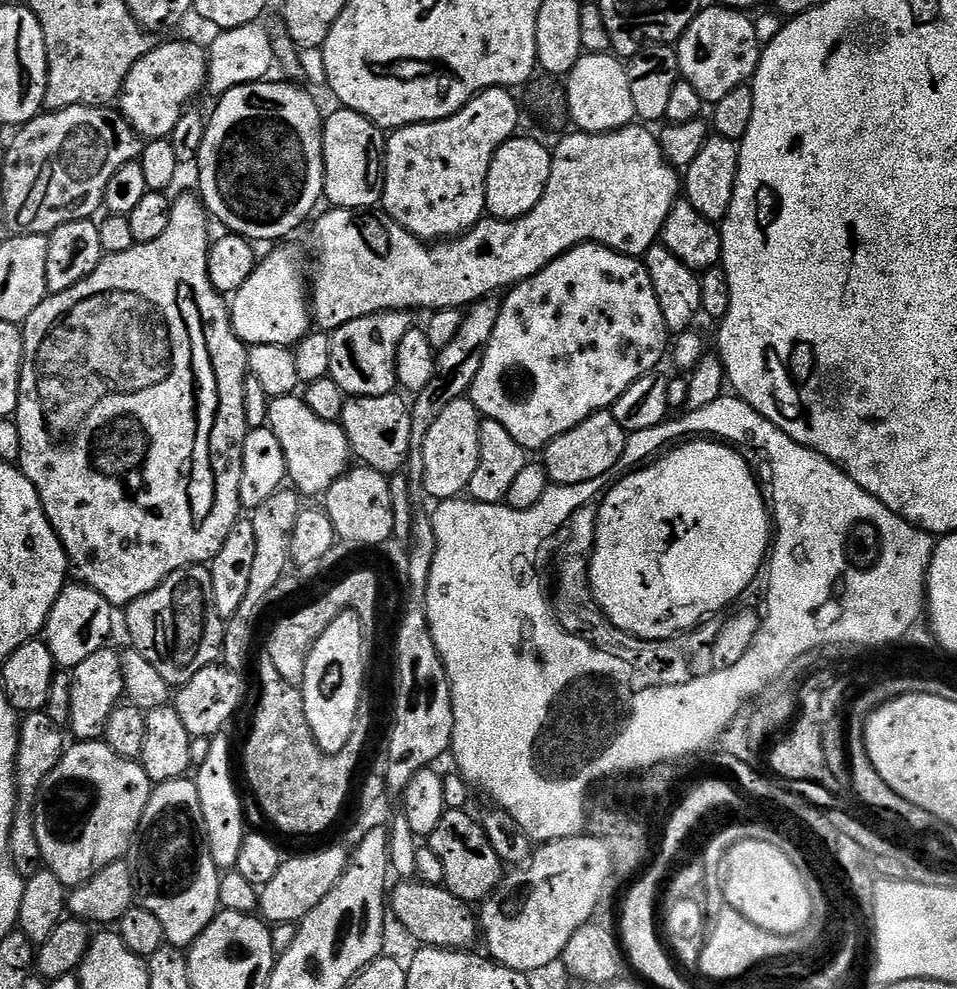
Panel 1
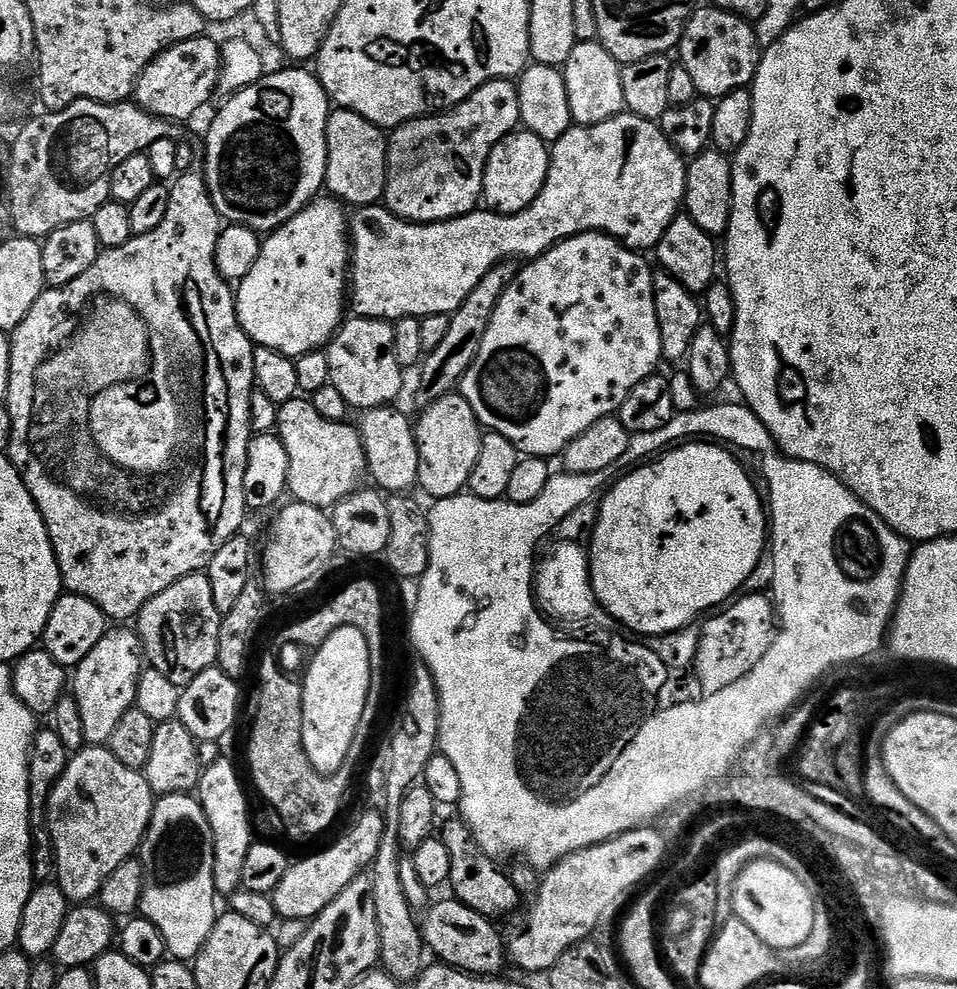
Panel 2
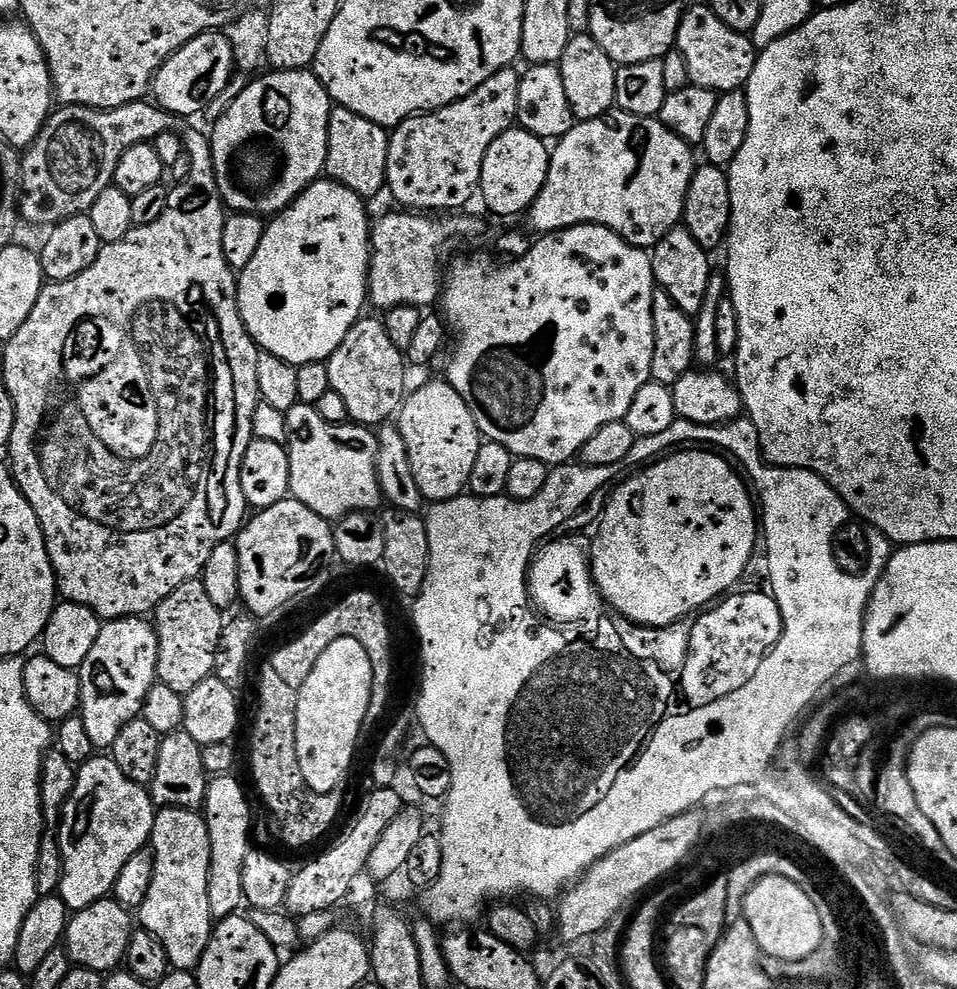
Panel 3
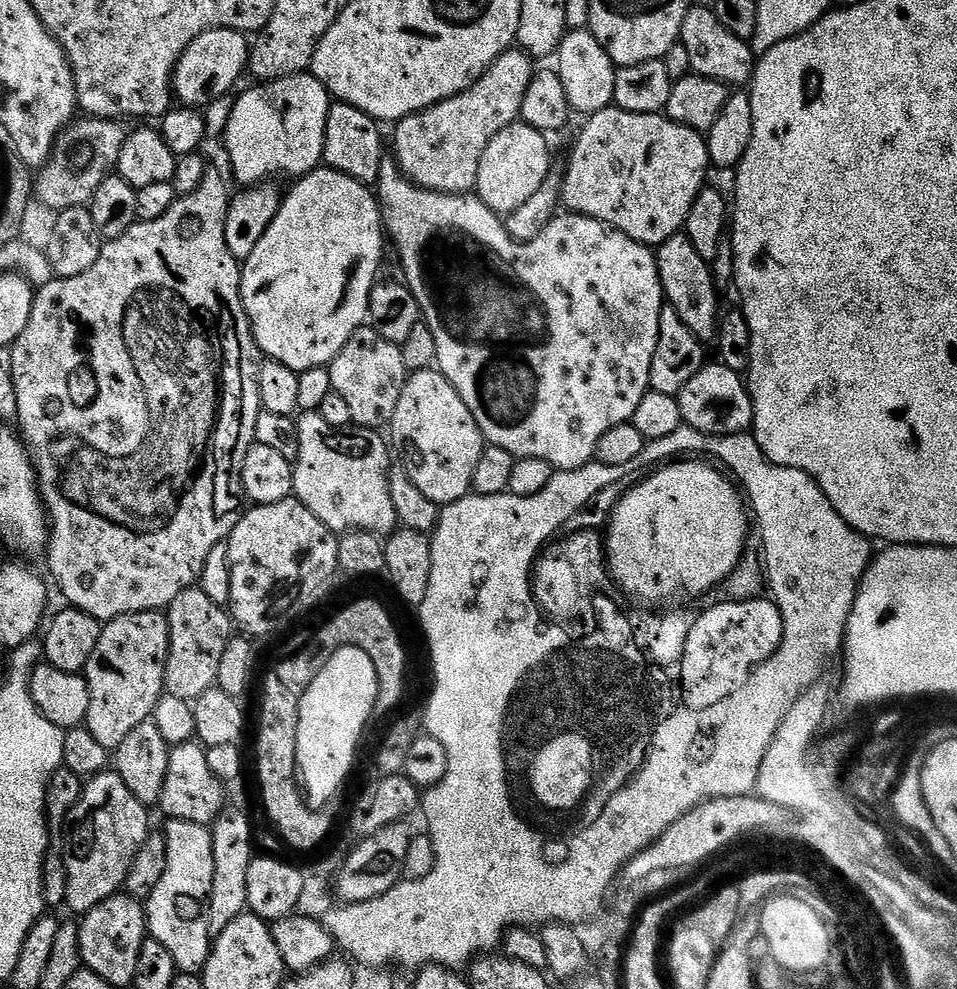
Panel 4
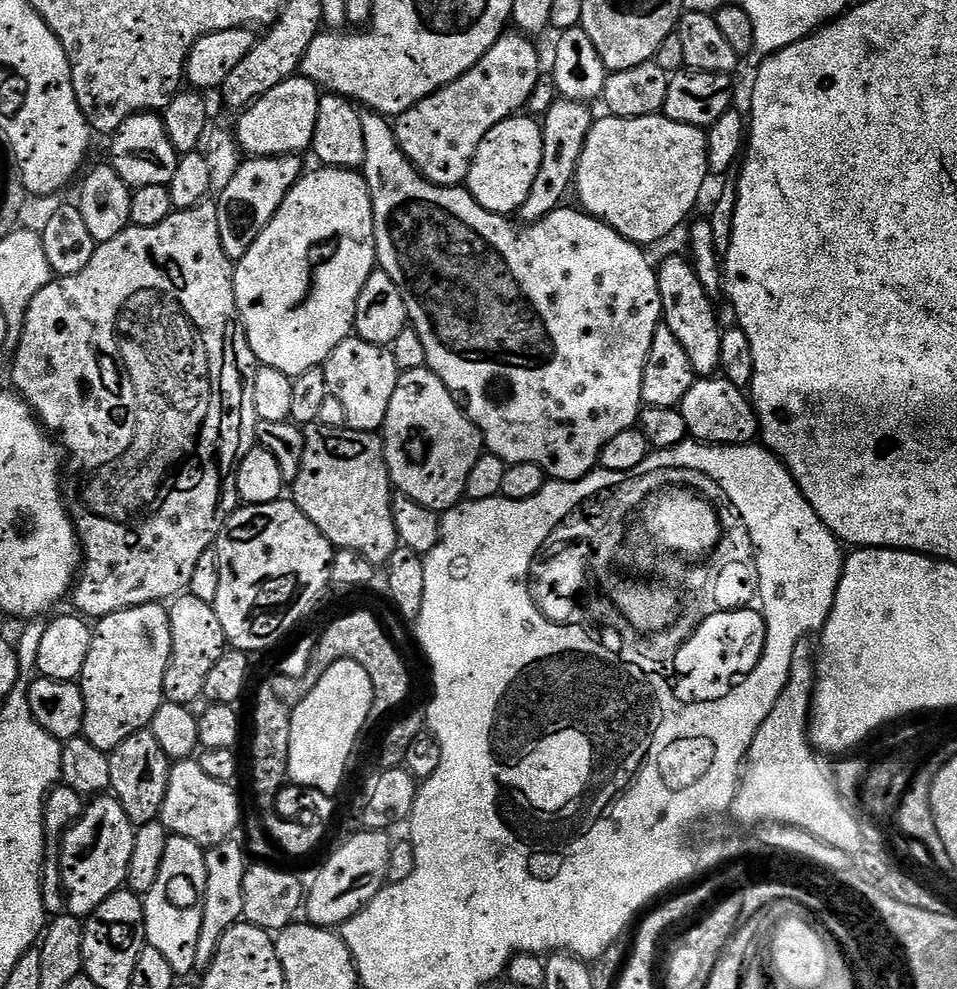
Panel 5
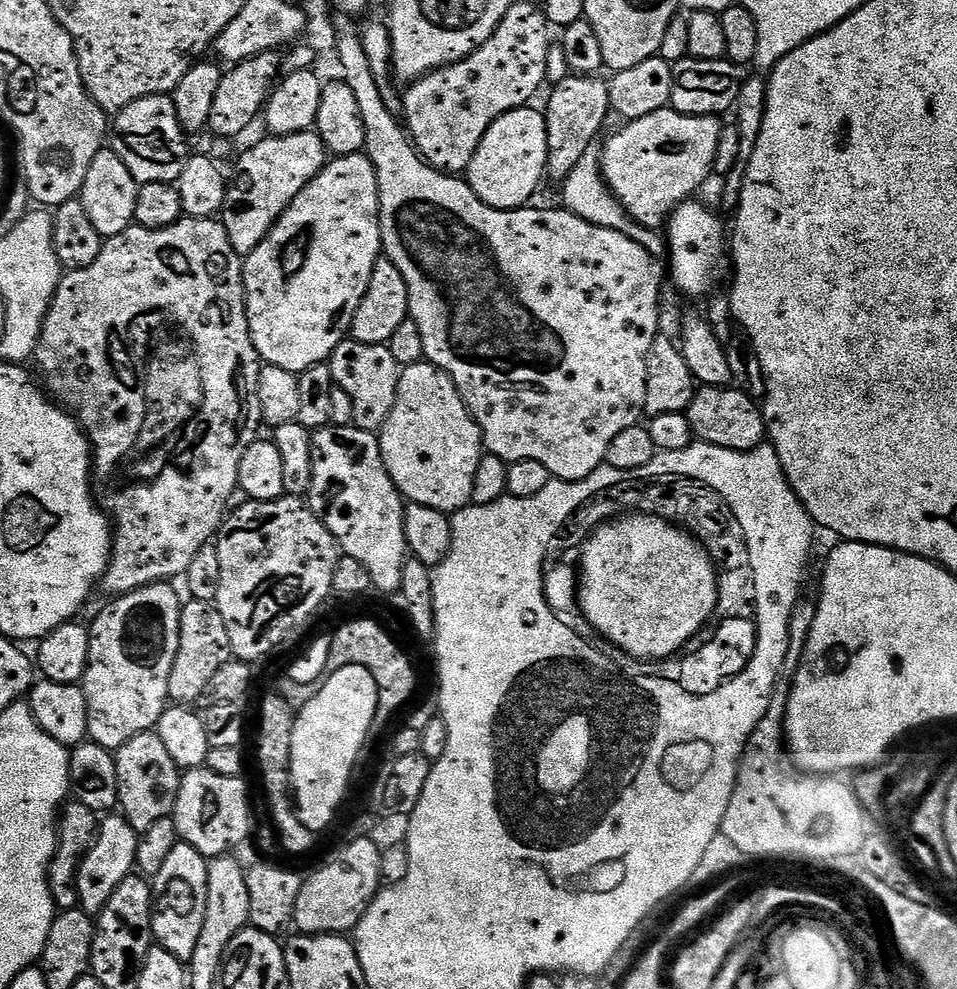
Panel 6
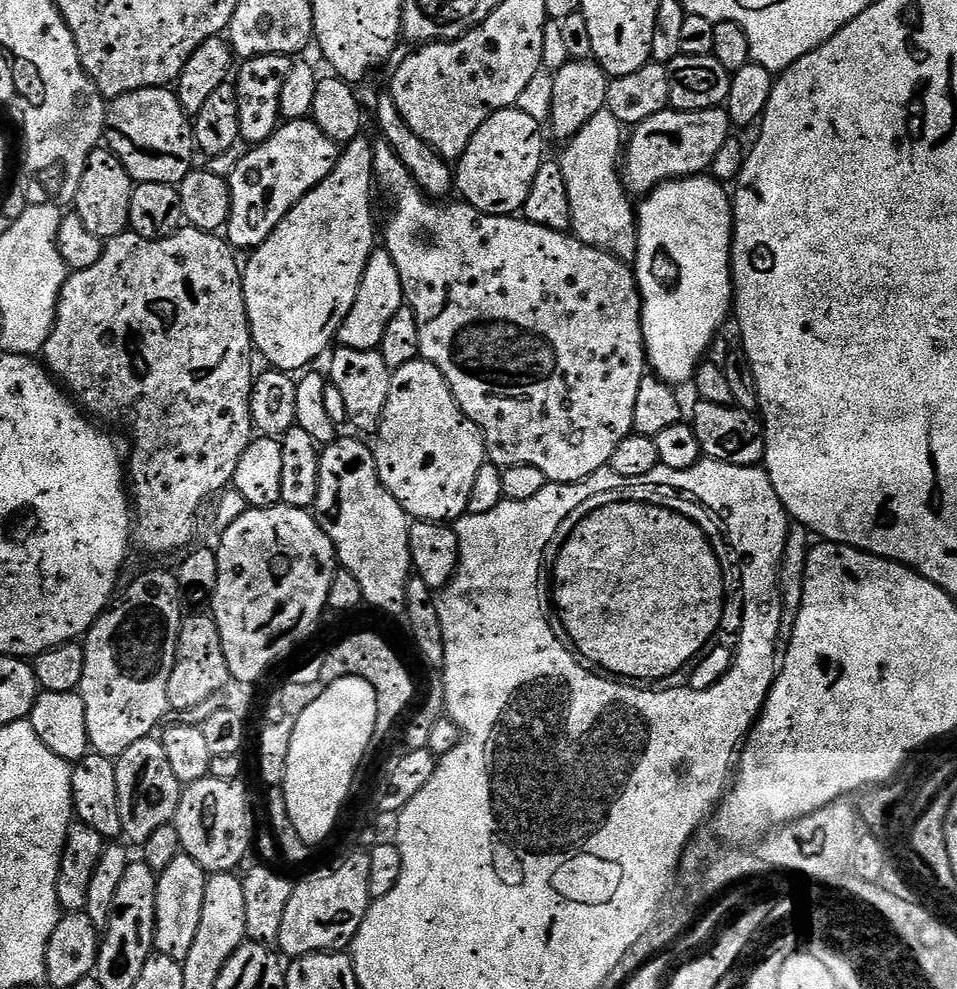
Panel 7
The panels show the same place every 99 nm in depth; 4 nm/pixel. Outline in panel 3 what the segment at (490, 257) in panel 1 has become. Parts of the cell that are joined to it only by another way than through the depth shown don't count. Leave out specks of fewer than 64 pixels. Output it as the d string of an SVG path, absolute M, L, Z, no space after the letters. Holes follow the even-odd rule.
M613 110L607 112L605 116L599 116L593 120L581 120L576 122L565 136L555 141L548 158L548 173L546 182L538 194L538 198L532 203L530 217L532 224L537 228L537 233L547 234L550 232L560 232L564 228L573 228L579 224L601 224L604 228L609 228L614 234L618 234L628 244L633 244L636 248L651 250L656 247L658 241L666 238L670 230L677 227L684 218L684 203L686 202L686 190L690 190L690 178L696 172L698 160L692 157L693 145L687 144L678 134L674 134L655 115L638 116L634 112L621 112ZM395 210L388 212L380 221L373 223L370 228L372 242L372 258L368 262L368 300L379 310L387 310L399 304L412 304L416 308L427 309L427 304L437 303L442 292L442 264L440 268L440 255L444 247L451 240L472 240L484 232L484 224L472 216L452 214L449 220L433 218L428 214L413 214L408 210Z

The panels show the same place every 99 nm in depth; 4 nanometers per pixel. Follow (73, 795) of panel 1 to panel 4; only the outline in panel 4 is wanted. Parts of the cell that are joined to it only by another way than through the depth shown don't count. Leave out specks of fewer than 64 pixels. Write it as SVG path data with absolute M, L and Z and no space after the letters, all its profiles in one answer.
M115 770L102 771L85 783L62 836L67 911L83 914L123 889L130 862L134 862L134 854L138 854L150 831L148 812Z

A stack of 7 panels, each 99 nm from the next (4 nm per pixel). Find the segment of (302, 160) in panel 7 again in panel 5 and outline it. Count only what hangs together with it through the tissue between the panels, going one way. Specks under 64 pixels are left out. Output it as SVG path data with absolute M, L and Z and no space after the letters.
M257 156L248 158L240 165L230 186L219 193L220 237L229 260L239 262L254 246L258 234L266 230L266 226L274 218L274 214L282 206L286 194L300 181L302 167L301 157L290 156Z

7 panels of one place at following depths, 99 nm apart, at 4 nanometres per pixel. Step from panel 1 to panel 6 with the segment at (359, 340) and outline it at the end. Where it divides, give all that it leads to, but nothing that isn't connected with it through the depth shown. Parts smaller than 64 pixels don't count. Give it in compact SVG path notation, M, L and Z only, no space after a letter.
M345 338L332 351L330 367L333 385L346 390L346 398L350 398L352 424L367 432L379 433L394 406L402 371L387 344L367 344Z

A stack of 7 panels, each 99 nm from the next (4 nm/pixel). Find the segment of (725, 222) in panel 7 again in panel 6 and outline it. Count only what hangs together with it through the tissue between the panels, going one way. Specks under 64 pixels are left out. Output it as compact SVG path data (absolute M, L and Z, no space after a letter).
M697 202L679 204L666 221L668 228L668 252L672 255L672 280L680 292L688 296L700 296L712 284L712 271L716 259L726 252L726 228L708 208Z

